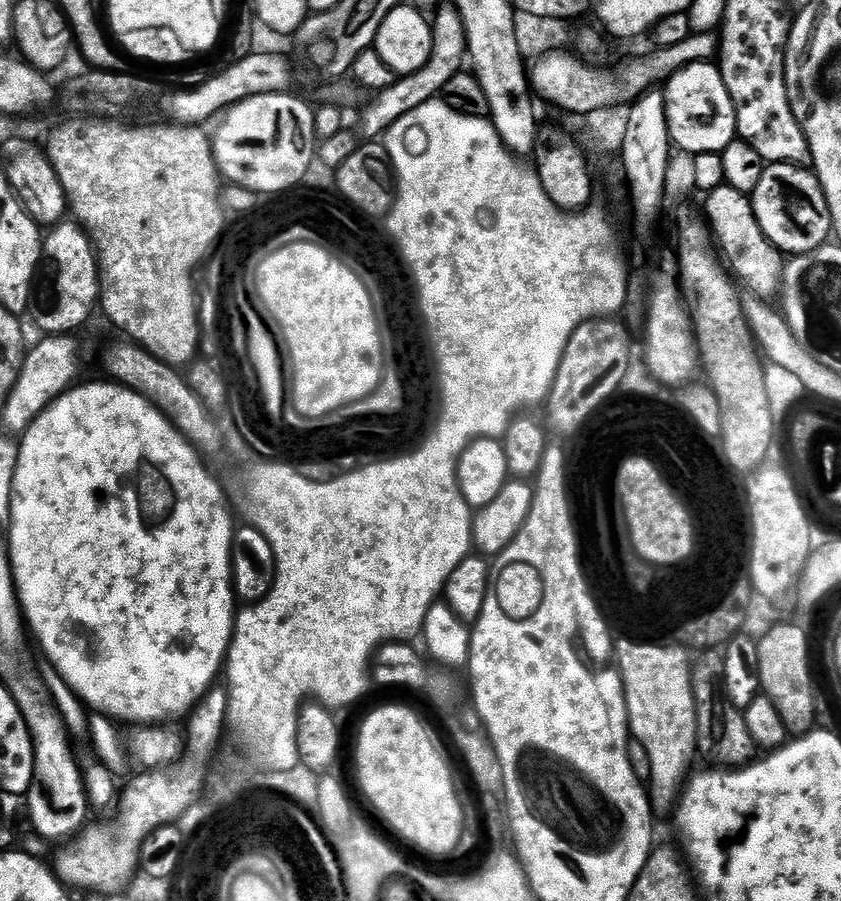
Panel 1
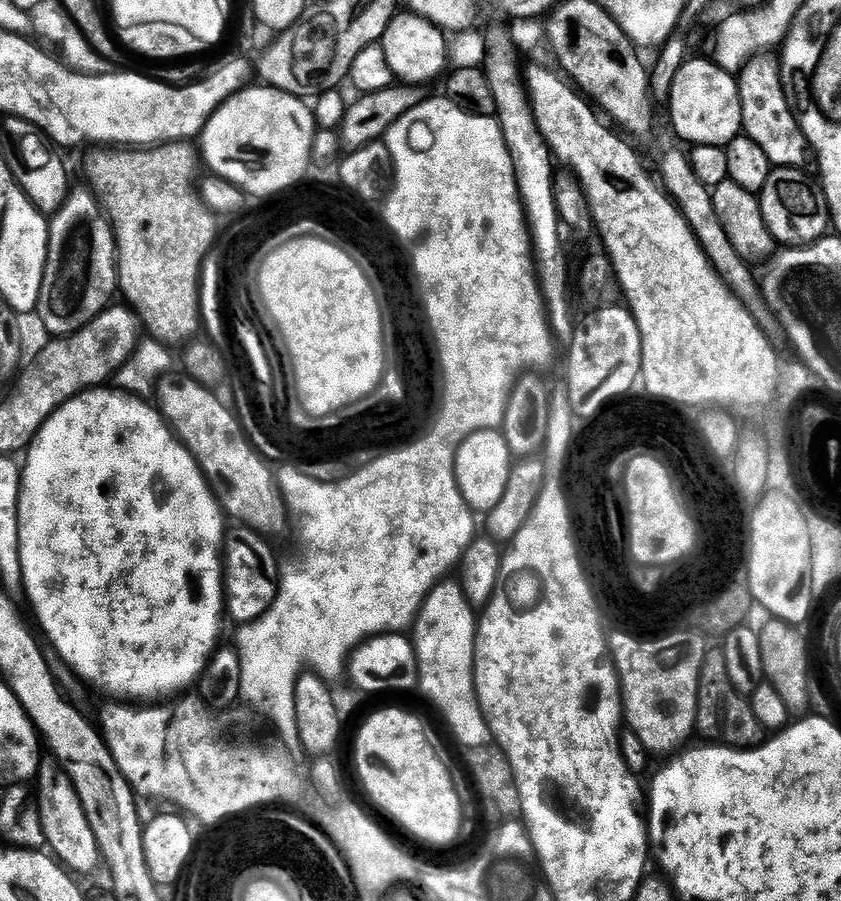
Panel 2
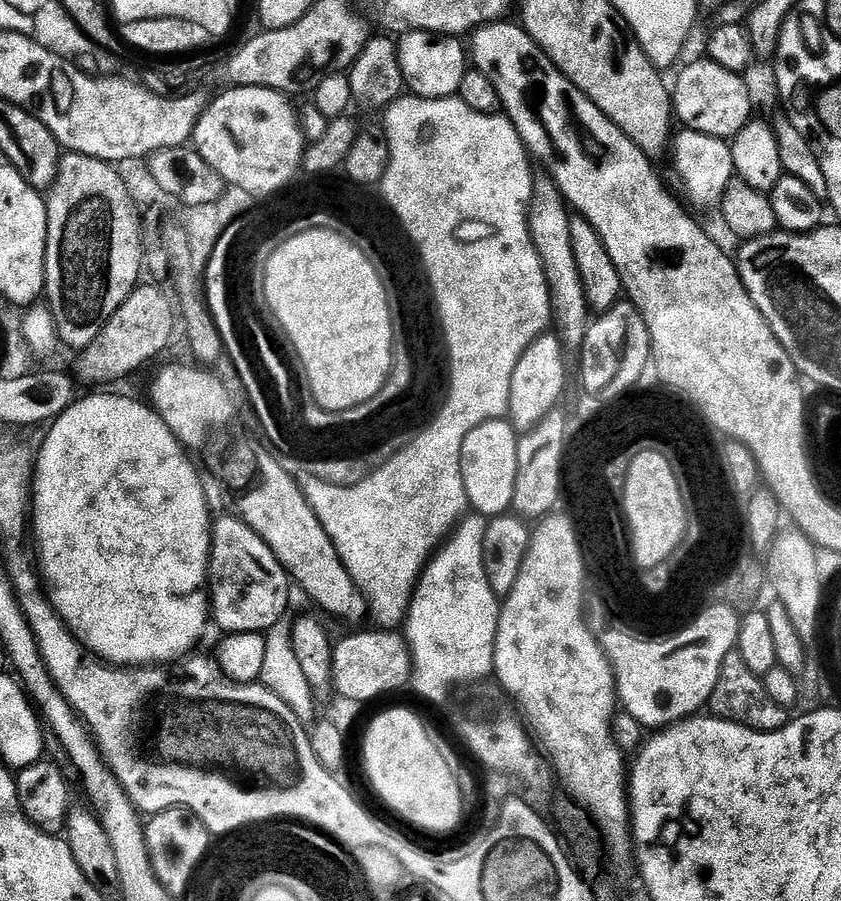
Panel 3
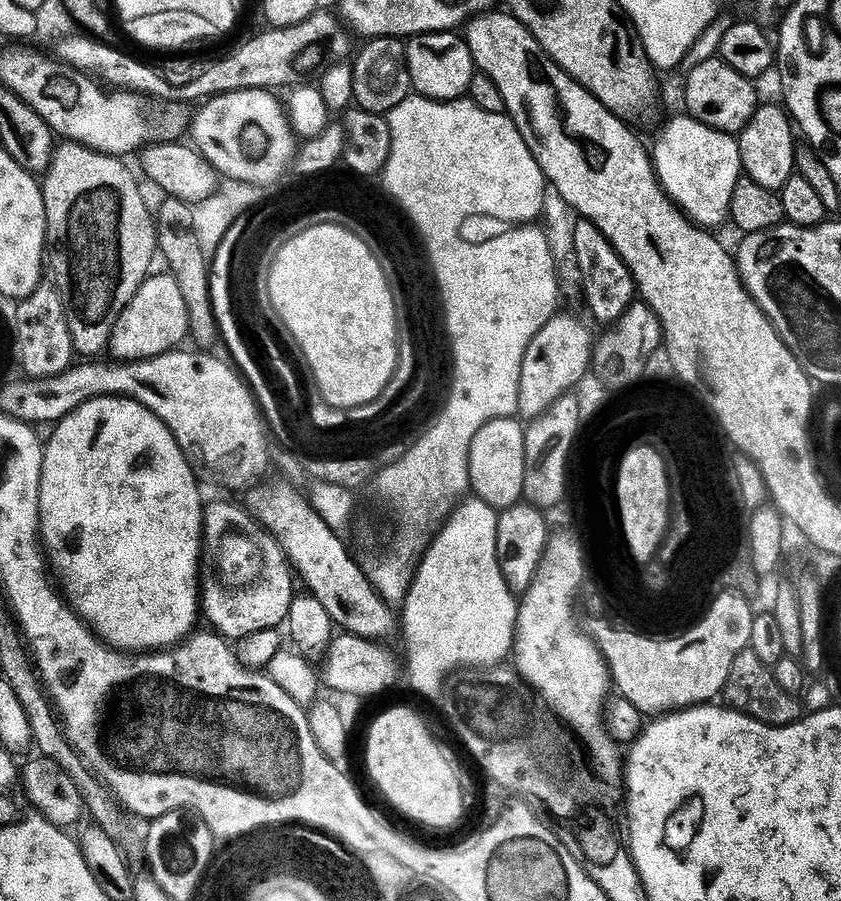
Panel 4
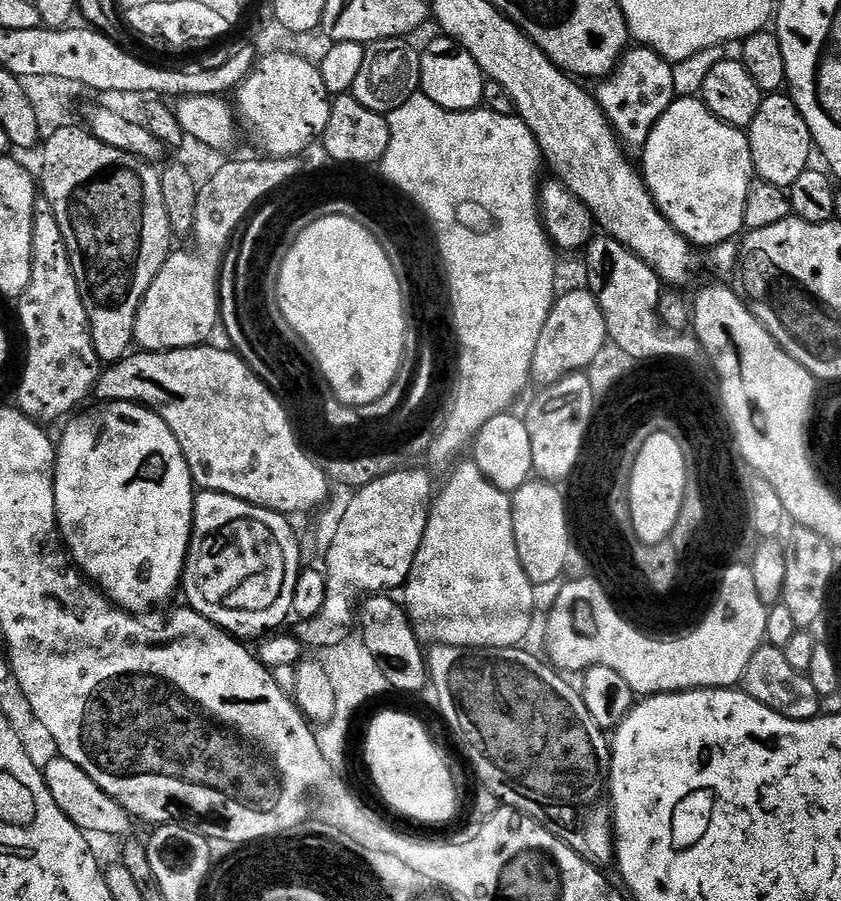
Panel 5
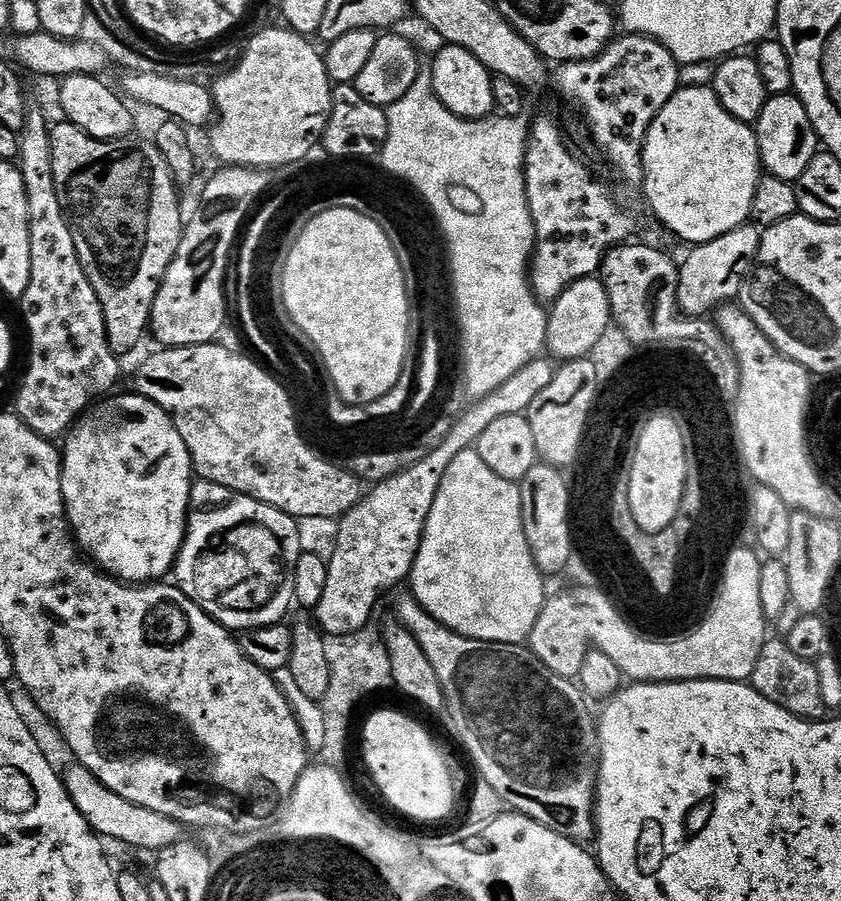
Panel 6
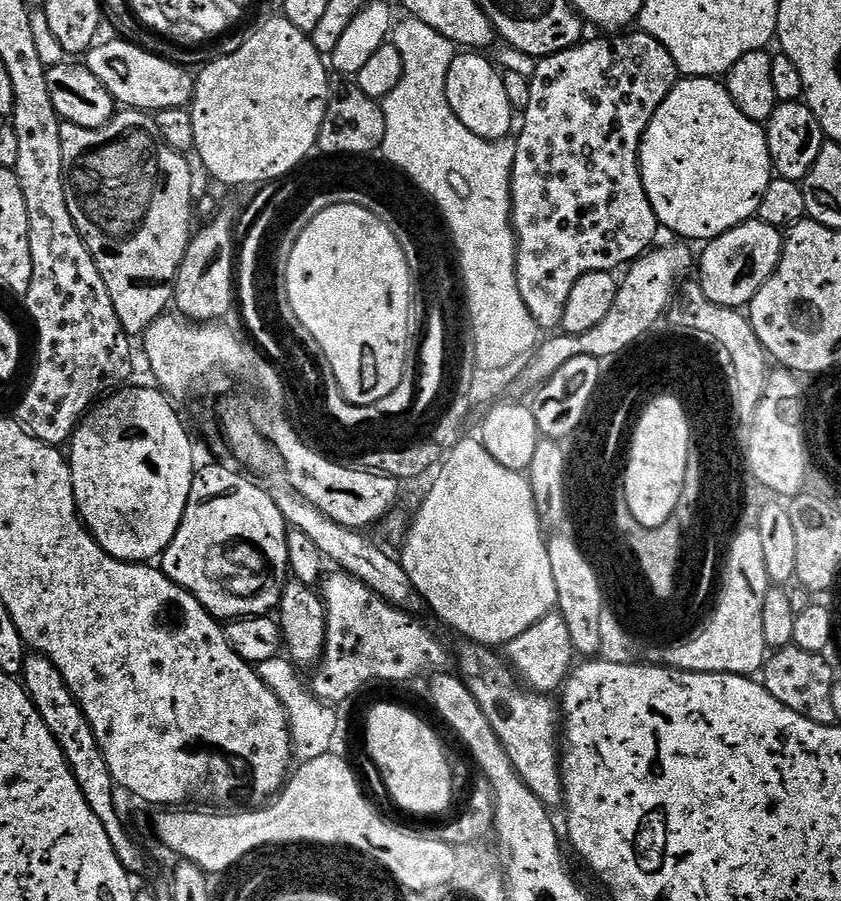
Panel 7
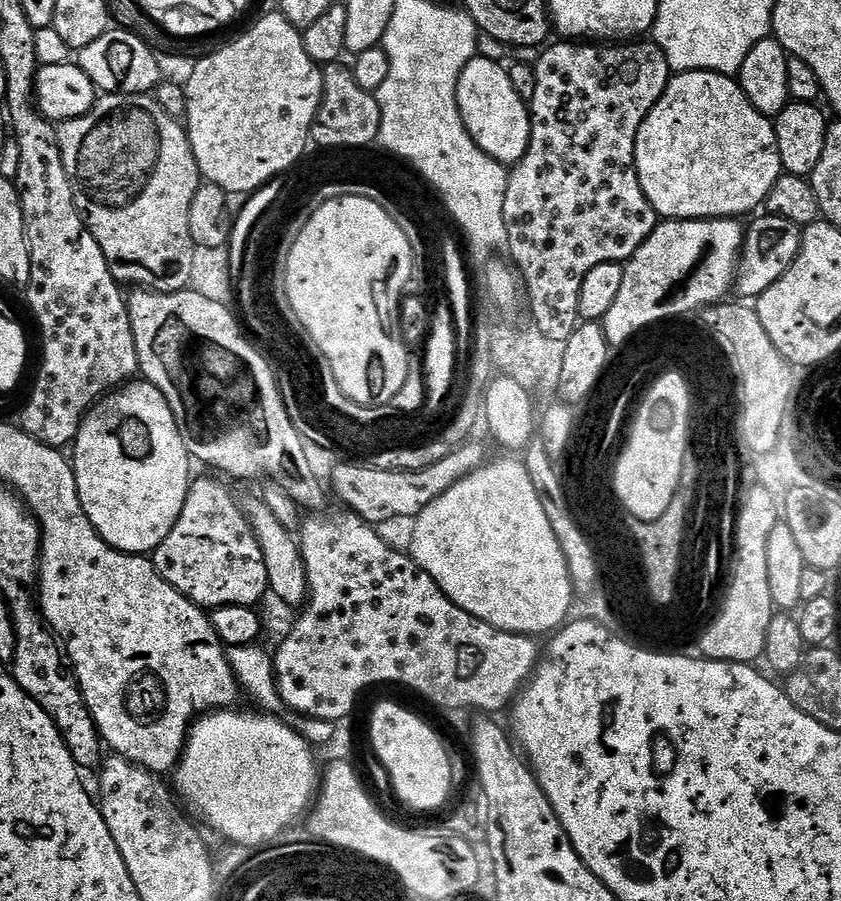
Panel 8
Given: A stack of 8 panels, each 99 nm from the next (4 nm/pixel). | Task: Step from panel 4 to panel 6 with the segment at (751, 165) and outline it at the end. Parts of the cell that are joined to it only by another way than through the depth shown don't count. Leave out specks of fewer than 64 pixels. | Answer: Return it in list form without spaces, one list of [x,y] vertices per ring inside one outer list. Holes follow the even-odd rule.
[[[795,94],[769,96],[762,114],[756,120],[754,131],[763,171],[789,182],[799,182],[802,174],[806,174],[806,166],[810,166],[822,144],[810,122],[810,114],[806,114],[806,106]]]

